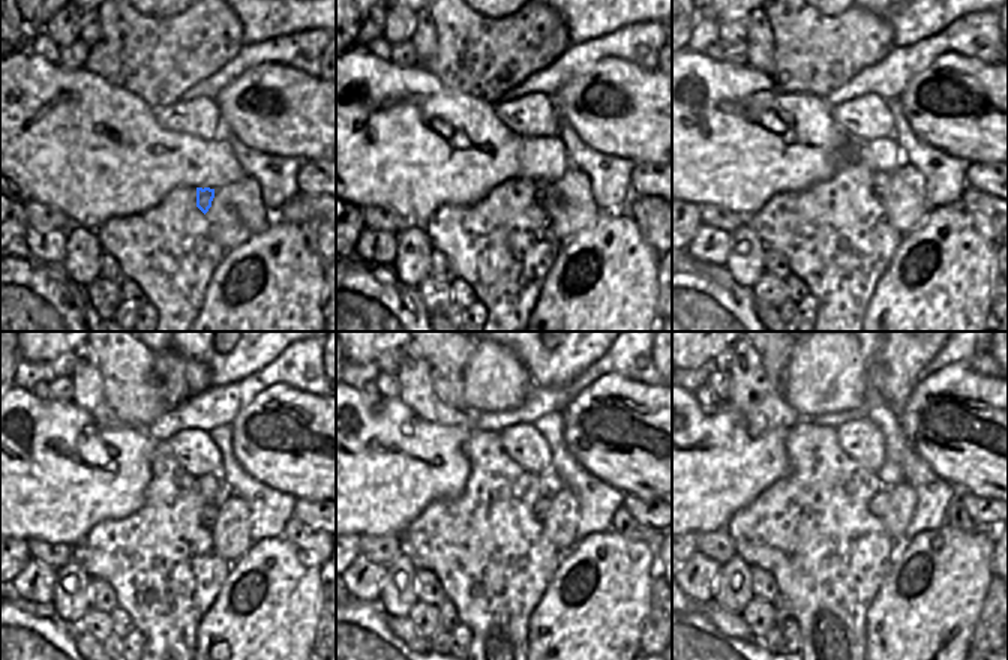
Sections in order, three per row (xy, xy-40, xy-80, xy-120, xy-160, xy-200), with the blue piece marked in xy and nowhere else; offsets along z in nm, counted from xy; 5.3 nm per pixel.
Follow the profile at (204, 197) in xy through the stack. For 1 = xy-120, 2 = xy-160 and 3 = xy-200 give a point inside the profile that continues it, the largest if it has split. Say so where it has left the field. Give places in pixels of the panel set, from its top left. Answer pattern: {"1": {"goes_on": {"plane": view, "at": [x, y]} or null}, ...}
{"1": {"goes_on": {"plane": "xy-120", "at": [209, 515]}}, "2": {"goes_on": {"plane": "xy-160", "at": [542, 506]}}, "3": {"goes_on": {"plane": "xy-200", "at": [878, 506]}}}

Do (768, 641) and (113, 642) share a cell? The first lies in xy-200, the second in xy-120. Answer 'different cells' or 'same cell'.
same cell

